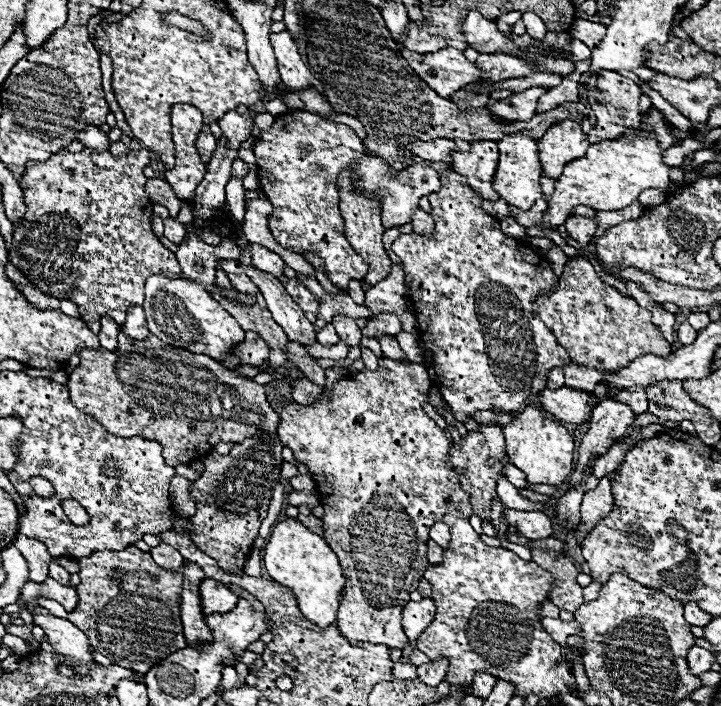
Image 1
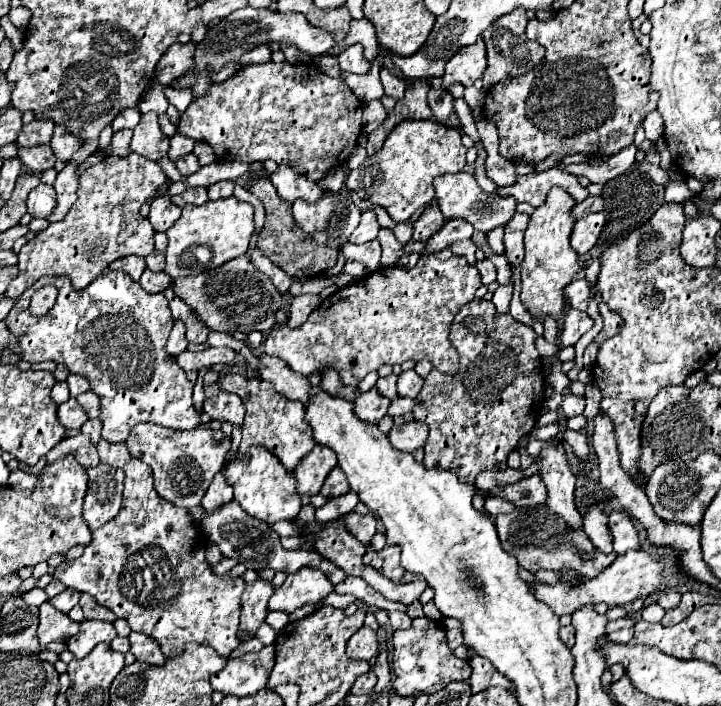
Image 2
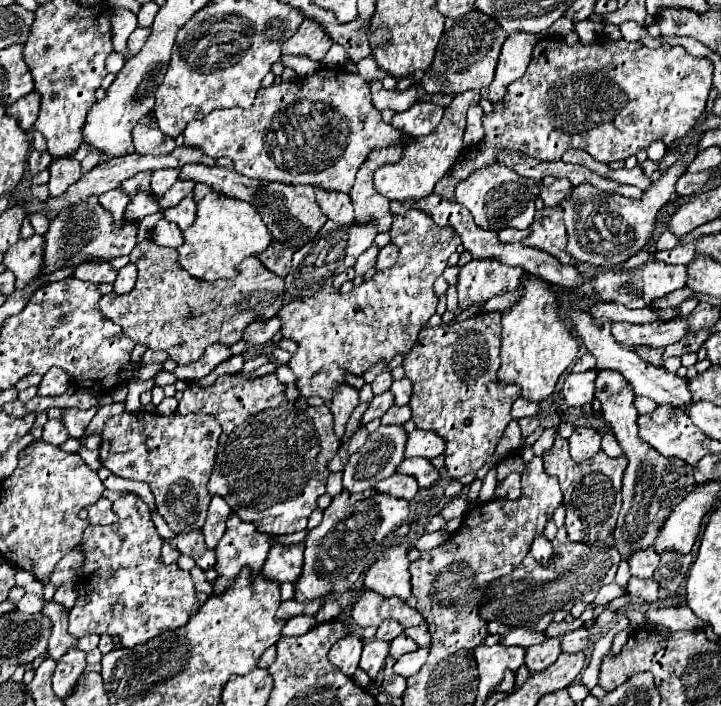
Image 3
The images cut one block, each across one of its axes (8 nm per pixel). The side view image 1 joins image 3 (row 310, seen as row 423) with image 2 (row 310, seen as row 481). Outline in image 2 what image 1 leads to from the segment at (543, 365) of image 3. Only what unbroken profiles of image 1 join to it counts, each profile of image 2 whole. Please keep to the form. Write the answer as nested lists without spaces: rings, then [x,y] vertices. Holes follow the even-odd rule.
[[[552,188],[548,192],[546,202],[536,208],[536,212],[530,216],[530,224],[524,234],[524,262],[520,266],[522,270],[522,292],[520,300],[530,312],[532,320],[544,322],[546,318],[562,320],[566,312],[566,298],[564,288],[570,284],[578,272],[578,256],[570,248],[570,232],[574,226],[574,218],[570,216],[570,210],[576,202],[570,194],[566,194],[562,188]]]

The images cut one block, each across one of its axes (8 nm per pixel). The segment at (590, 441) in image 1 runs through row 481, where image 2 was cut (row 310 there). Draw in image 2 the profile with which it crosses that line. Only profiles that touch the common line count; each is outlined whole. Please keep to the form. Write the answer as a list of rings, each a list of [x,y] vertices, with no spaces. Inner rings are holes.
[[[568,310],[564,324],[562,324],[562,334],[560,334],[560,344],[562,346],[574,346],[578,342],[578,338],[588,332],[592,328],[594,320],[582,312],[582,310]]]

